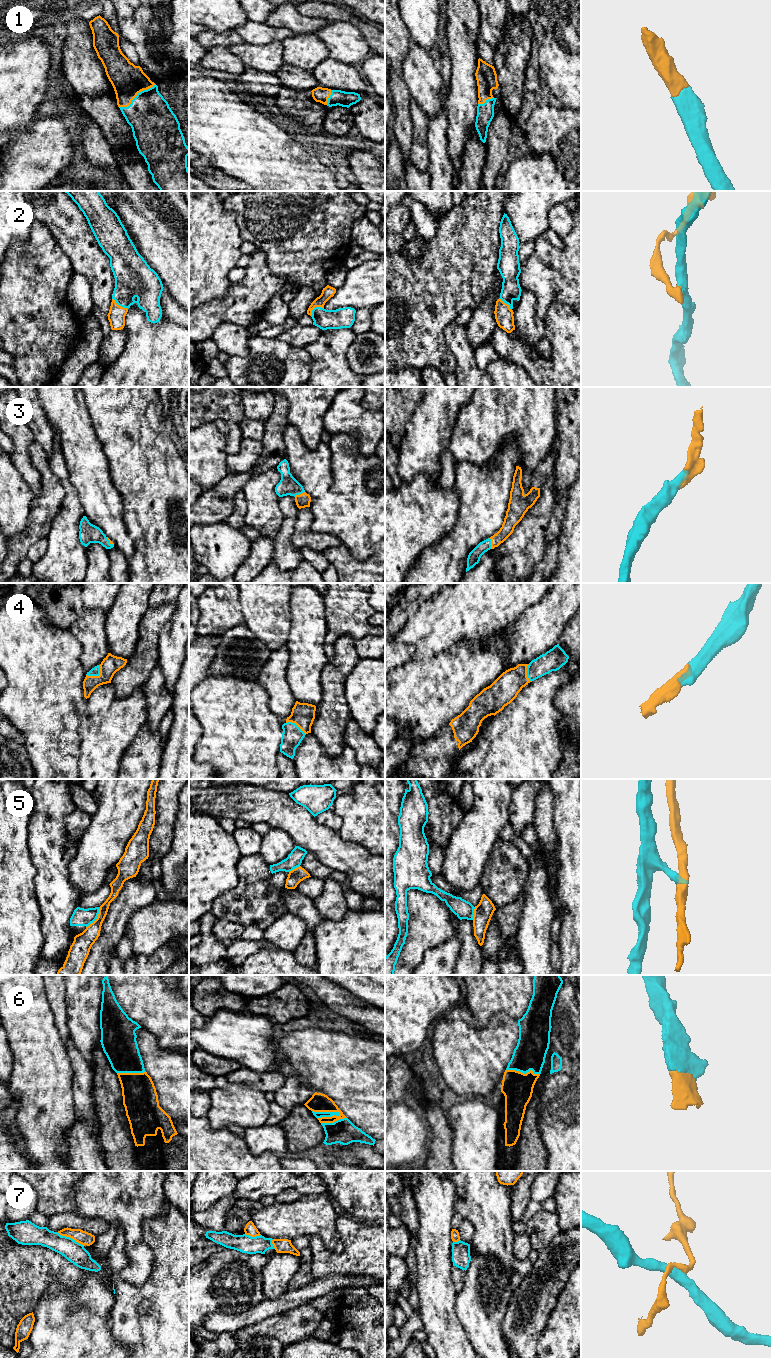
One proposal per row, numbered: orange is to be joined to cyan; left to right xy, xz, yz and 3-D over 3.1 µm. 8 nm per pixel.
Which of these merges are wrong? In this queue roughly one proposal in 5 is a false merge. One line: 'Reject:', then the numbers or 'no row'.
Reject: 5, 7

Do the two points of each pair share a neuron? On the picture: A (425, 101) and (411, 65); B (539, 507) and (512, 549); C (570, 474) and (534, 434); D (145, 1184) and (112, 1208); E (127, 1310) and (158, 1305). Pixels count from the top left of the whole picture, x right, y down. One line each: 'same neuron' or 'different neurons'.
A: same neuron
B: same neuron
C: different neurons
D: same neuron
E: same neuron

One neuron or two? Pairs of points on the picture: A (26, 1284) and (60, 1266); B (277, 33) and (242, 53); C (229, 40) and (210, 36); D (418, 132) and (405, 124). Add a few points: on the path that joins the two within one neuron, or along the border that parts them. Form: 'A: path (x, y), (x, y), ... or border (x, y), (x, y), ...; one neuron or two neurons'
A: path (34, 1276), (42, 1268), (52, 1268); one neuron
B: border (279, 40), (260, 45), (245, 43); two neurons
C: path (224, 39), (215, 39); one neuron
D: border (409, 106), (412, 122), (410, 152); two neurons

